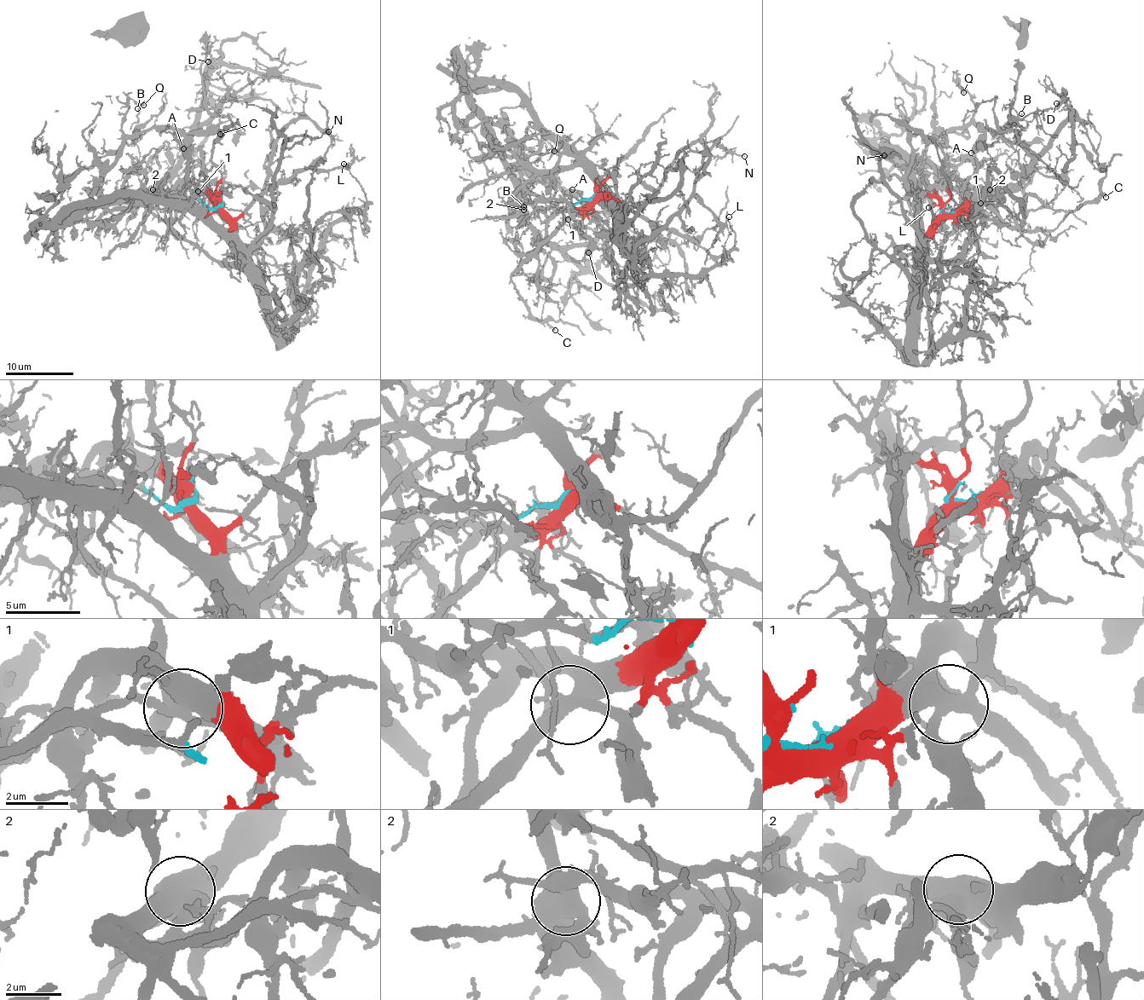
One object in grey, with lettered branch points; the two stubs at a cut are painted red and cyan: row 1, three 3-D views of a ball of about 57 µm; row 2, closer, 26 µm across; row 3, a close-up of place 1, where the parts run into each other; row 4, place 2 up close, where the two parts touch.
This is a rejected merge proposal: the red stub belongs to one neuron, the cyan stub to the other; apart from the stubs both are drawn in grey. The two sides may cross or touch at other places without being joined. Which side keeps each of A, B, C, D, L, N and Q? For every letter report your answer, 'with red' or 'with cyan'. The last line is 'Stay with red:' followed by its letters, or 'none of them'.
A: with cyan
B: with cyan
C: with red
D: with cyan
L: with red
N: with red
Q: with cyan
Stay with red: C, L, N

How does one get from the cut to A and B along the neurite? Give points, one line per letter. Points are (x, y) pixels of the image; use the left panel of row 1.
A: (219, 205), (169, 193), (156, 202), (89, 203), (127, 139), (169, 128), (183, 136), (182, 149)
B: (219, 205), (169, 193), (156, 202), (89, 203), (95, 182), (139, 134), (138, 107)

